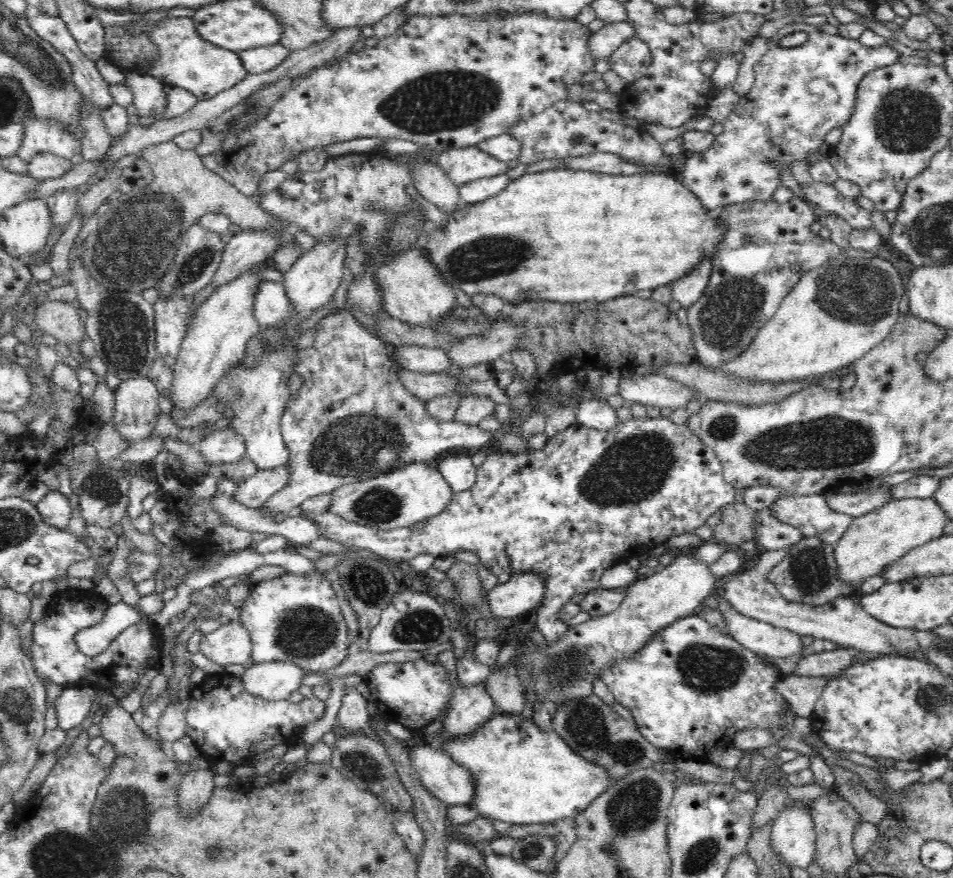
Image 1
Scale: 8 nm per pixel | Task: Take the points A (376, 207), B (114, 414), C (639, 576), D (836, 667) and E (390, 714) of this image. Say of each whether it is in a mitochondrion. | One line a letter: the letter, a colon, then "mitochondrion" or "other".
A: mitochondrion
B: other
C: other
D: other
E: other

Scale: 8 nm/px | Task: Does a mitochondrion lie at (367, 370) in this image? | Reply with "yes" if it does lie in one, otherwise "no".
no

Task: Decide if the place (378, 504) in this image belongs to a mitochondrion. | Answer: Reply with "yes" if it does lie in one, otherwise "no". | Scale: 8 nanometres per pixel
yes

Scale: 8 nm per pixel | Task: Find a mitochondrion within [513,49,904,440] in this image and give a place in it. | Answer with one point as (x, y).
(858, 294)

